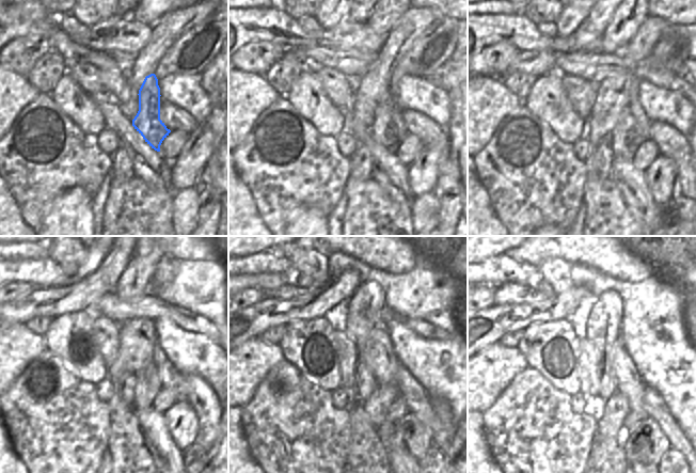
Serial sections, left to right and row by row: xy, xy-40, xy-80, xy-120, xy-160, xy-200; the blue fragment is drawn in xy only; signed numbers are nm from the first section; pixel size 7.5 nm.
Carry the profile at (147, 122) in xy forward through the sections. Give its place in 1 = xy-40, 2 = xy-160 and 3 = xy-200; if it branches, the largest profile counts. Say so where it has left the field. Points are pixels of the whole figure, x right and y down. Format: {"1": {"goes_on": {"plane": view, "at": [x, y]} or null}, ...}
{"1": {"goes_on": {"plane": "xy-40", "at": [386, 122]}}, "2": {"goes_on": {"plane": "xy-160", "at": [377, 406]}}, "3": {"goes_on": {"plane": "xy-200", "at": [606, 439]}}}

